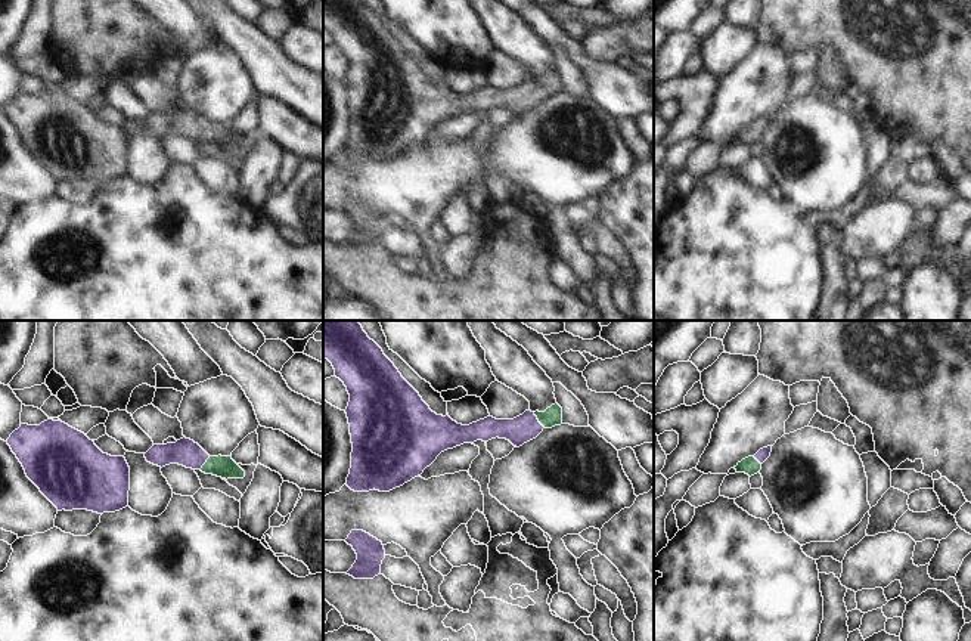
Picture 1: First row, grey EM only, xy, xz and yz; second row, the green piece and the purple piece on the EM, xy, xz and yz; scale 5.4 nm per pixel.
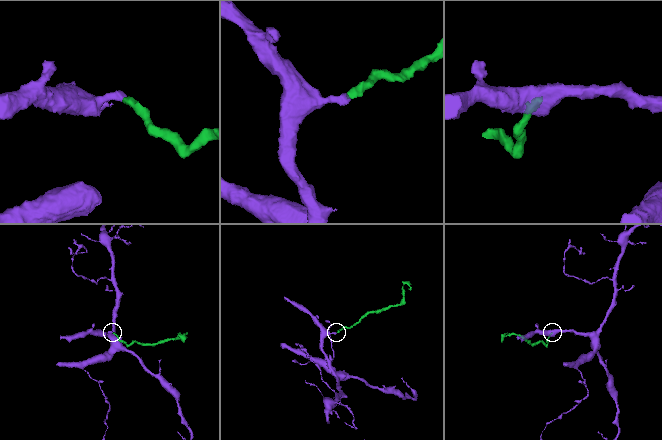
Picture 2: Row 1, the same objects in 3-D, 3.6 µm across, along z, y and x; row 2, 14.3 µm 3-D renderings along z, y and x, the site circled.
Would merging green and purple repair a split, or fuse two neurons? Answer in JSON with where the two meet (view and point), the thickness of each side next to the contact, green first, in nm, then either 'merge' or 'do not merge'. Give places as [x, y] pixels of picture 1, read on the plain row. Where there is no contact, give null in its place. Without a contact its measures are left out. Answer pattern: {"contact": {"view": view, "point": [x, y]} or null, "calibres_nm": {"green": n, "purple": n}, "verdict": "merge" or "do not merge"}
{"contact": {"view": "xz", "point": [537, 87]}, "calibres_nm": {"green": 100, "purple": 150}, "verdict": "merge"}

